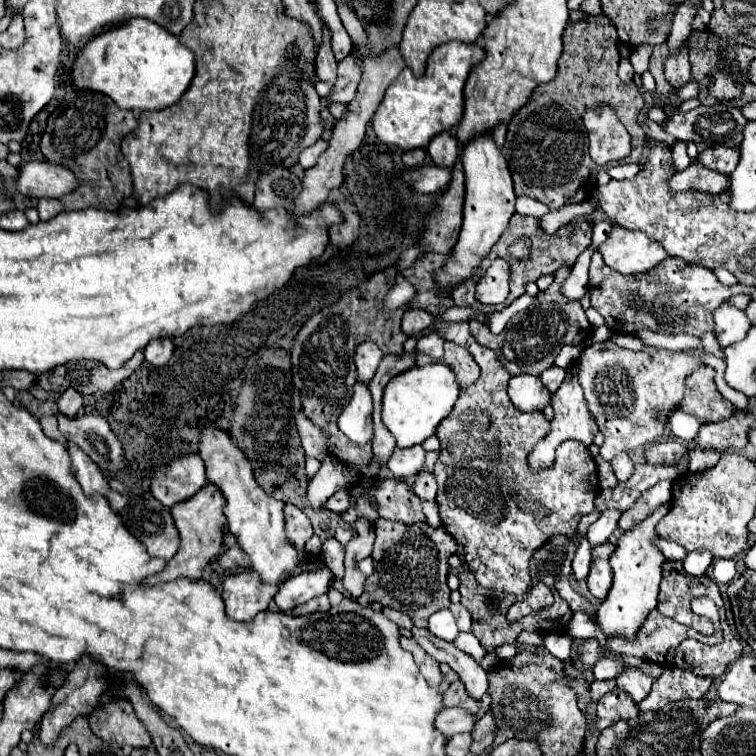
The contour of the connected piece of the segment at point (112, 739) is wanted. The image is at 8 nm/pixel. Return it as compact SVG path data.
M113 699L105 703L99 711L94 711L89 715L89 727L91 731L107 743L117 743L119 747L129 745L129 747L149 747L151 745L151 735L147 727L137 719L133 705L127 699Z

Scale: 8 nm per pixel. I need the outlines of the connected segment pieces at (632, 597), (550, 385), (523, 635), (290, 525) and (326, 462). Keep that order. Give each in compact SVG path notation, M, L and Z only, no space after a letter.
M661 505L653 515L643 519L633 529L625 531L619 541L617 549L611 555L611 569L613 569L613 585L609 595L597 607L597 623L603 627L605 635L623 635L633 637L639 625L645 621L647 613L657 605L659 581L663 575L663 563L667 561L665 555L659 551L655 541L659 539L655 525L669 513L667 505Z
M551 367L551 369L547 369L547 371L543 371L541 373L541 381L543 381L543 385L551 391L551 393L555 393L557 389L559 389L559 385L563 383L563 379L565 379L565 371L563 369L559 369L559 367Z
M521 631L517 637L517 643L529 643L529 645L539 645L543 647L543 635L533 633L533 631Z
M291 503L285 505L285 521L287 521L287 537L289 537L291 541L295 541L295 545L299 547L301 563L305 563L303 545L305 545L305 541L313 535L311 523L309 523L307 515L305 515L301 509L297 509L295 505L291 505Z
M329 455L323 459L321 469L309 479L309 489L307 489L307 499L311 503L311 507L315 511L321 511L323 505L327 503L327 499L345 489L345 481L343 481L343 463L337 461L337 457Z

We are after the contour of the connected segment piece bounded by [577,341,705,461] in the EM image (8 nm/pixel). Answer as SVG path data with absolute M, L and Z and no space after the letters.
M603 341L583 349L577 361L579 381L591 415L595 417L599 431L605 435L601 455L611 461L621 451L631 451L663 437L665 425L657 413L675 409L681 403L685 379L701 365L705 363L689 351L671 351L663 347L629 351L613 341Z

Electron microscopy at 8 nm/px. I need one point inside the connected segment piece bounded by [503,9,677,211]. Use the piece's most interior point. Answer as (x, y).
(546, 147)

